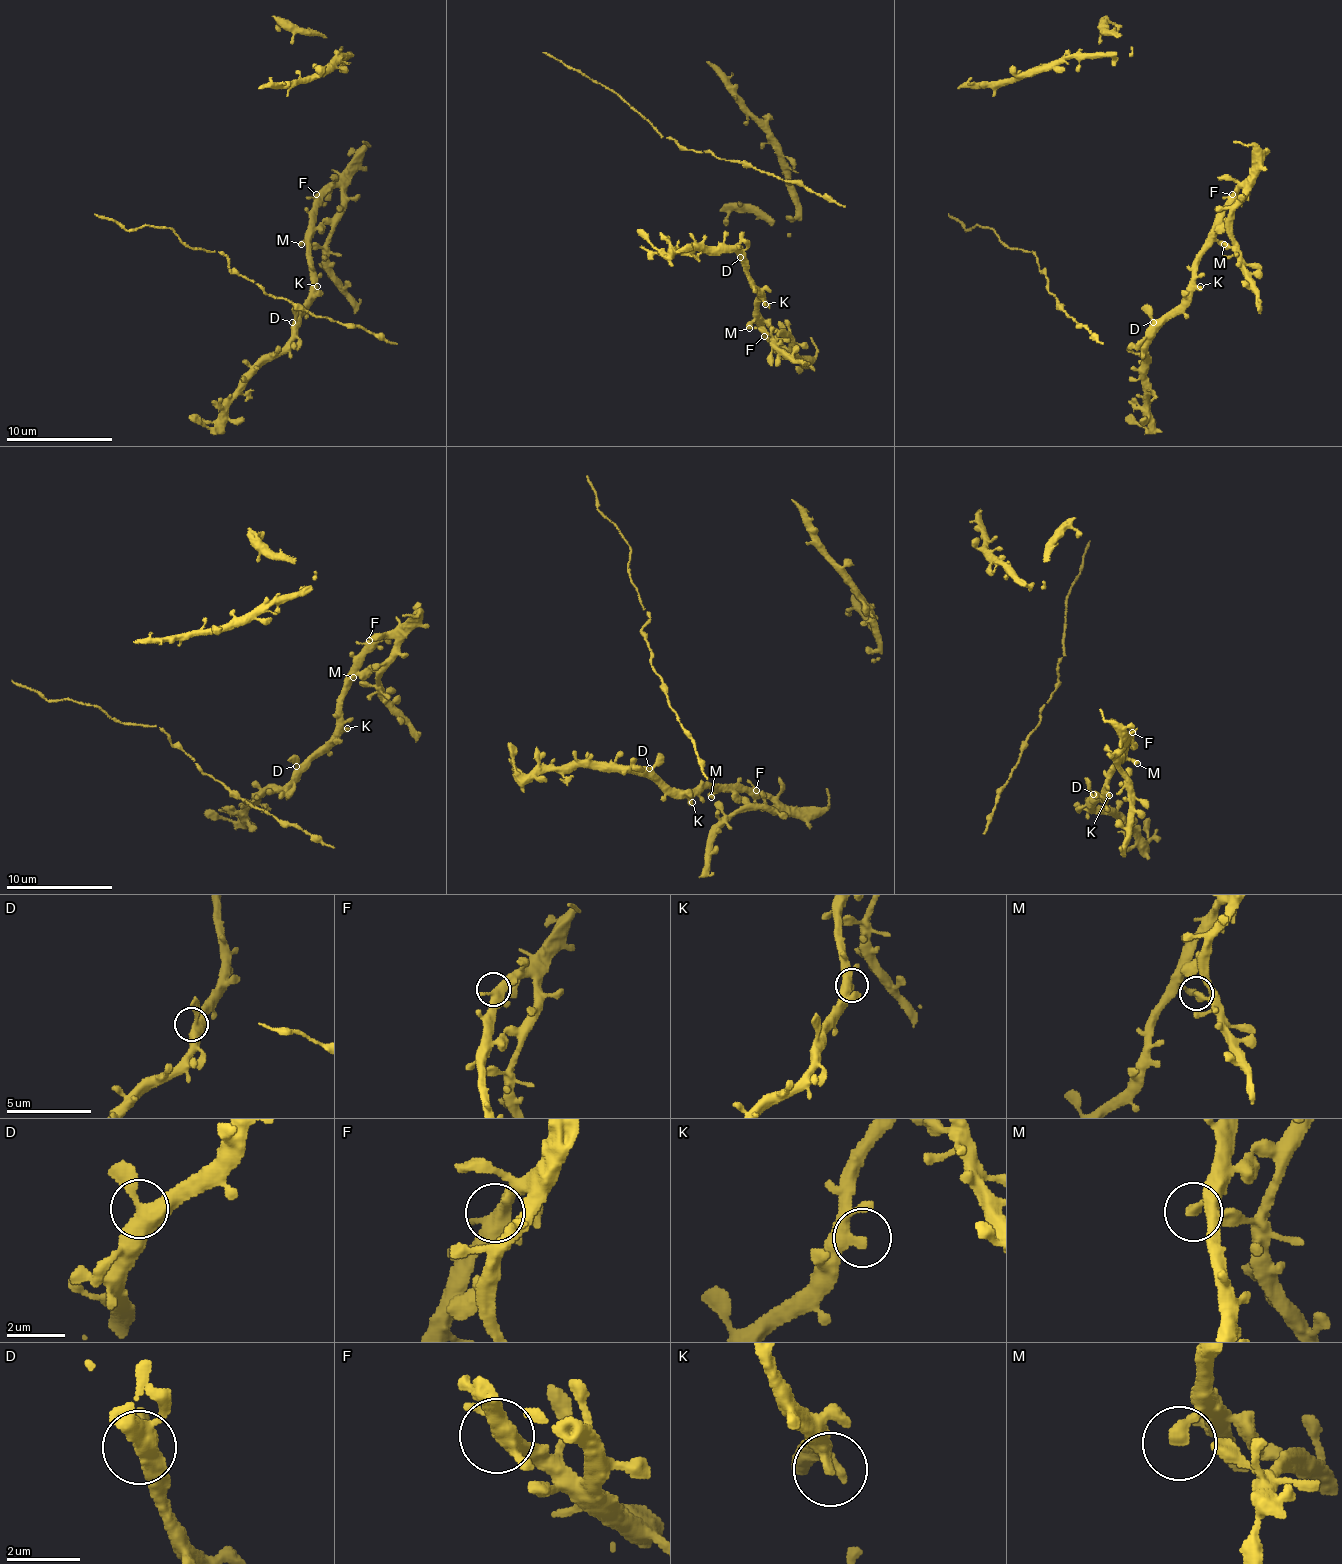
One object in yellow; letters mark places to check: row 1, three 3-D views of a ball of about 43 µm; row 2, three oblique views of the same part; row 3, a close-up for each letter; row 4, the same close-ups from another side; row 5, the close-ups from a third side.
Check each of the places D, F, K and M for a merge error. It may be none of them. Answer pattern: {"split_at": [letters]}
{"split_at": []}

